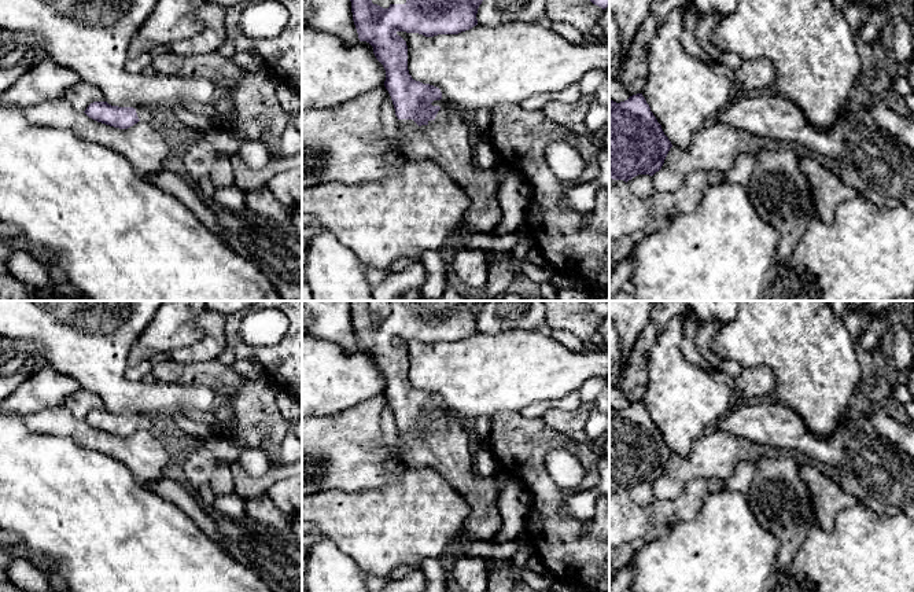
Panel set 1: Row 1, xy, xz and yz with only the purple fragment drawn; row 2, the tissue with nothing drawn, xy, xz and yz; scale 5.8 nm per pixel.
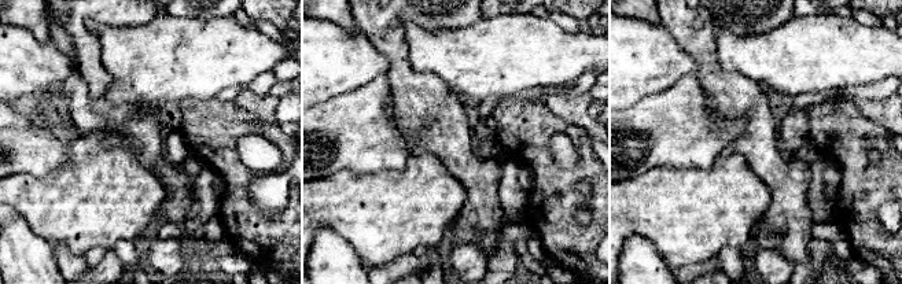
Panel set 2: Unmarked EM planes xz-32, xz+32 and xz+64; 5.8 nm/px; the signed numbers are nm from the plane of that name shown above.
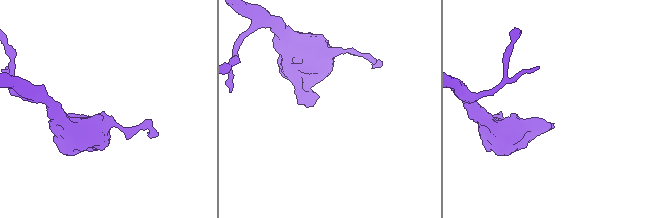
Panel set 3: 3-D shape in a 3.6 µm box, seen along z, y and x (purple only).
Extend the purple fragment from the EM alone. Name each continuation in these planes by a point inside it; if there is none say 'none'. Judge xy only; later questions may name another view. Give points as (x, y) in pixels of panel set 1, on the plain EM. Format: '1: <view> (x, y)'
1: xy (146, 422)

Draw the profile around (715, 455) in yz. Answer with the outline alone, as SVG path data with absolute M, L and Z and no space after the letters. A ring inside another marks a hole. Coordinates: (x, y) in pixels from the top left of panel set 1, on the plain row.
M715 427L693 444L688 457L675 453L670 456L661 477L652 483L653 497L675 500L693 479L723 483L742 457L742 440Z

